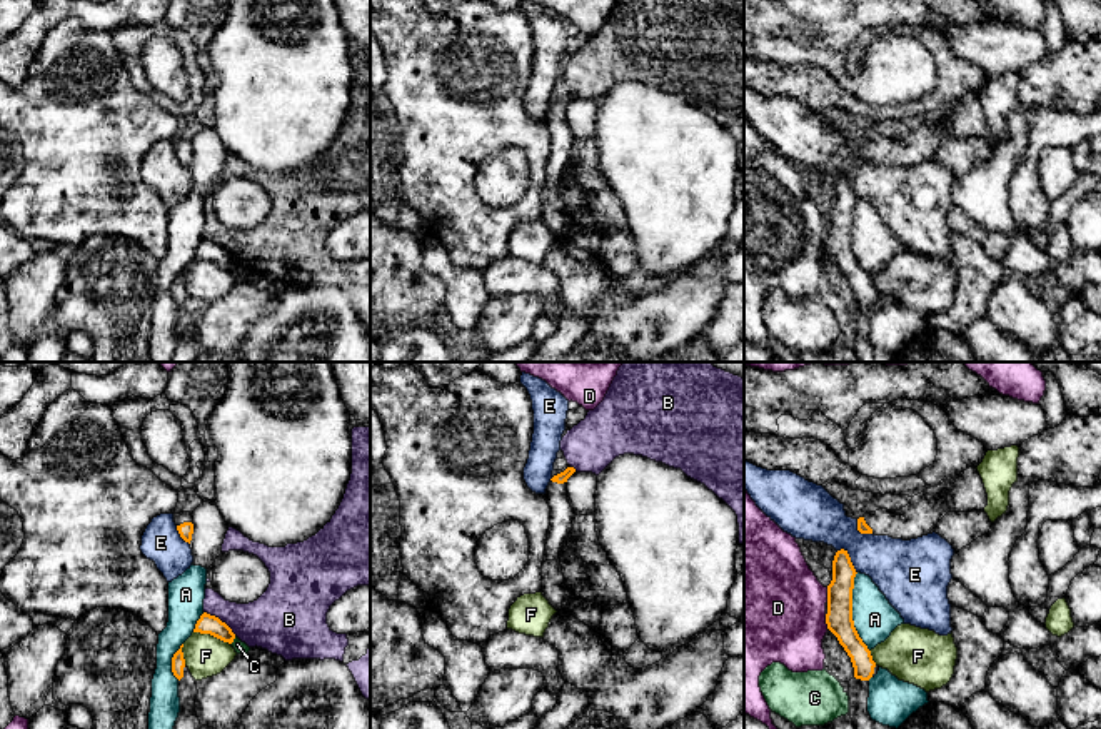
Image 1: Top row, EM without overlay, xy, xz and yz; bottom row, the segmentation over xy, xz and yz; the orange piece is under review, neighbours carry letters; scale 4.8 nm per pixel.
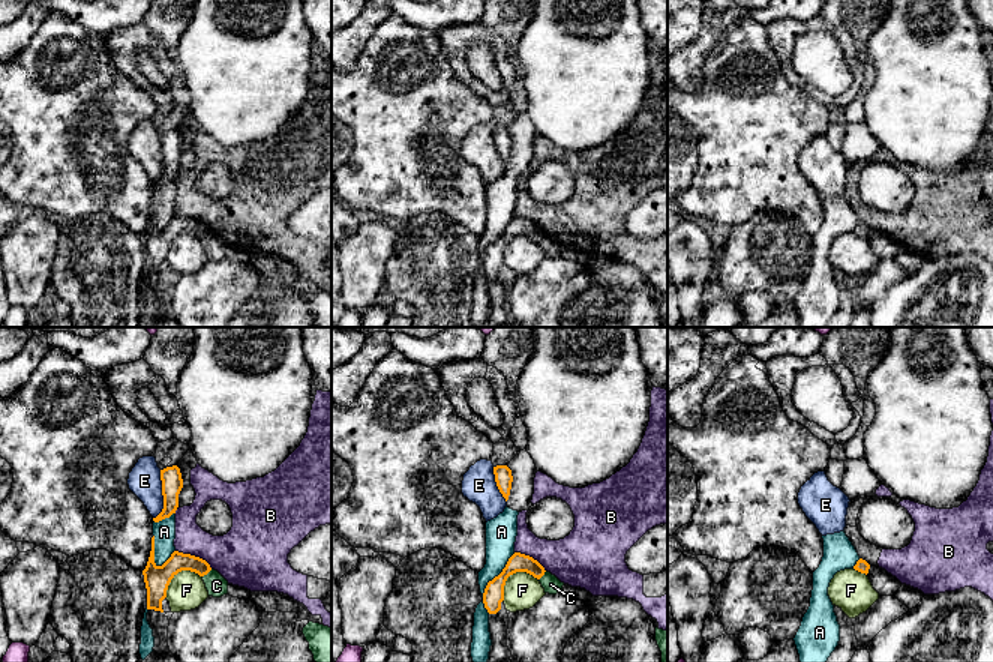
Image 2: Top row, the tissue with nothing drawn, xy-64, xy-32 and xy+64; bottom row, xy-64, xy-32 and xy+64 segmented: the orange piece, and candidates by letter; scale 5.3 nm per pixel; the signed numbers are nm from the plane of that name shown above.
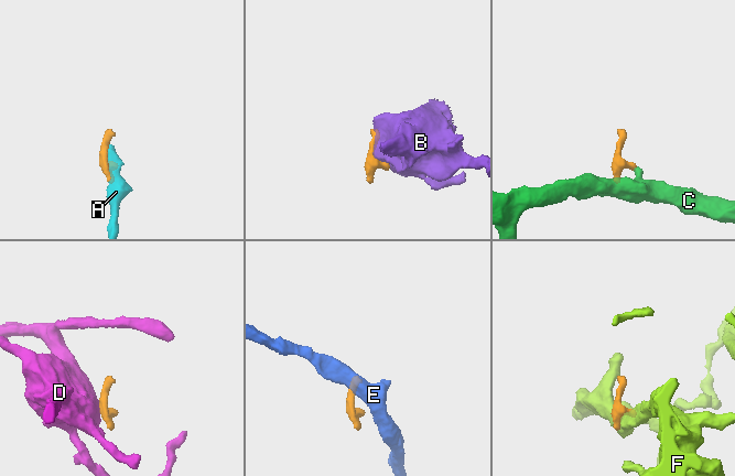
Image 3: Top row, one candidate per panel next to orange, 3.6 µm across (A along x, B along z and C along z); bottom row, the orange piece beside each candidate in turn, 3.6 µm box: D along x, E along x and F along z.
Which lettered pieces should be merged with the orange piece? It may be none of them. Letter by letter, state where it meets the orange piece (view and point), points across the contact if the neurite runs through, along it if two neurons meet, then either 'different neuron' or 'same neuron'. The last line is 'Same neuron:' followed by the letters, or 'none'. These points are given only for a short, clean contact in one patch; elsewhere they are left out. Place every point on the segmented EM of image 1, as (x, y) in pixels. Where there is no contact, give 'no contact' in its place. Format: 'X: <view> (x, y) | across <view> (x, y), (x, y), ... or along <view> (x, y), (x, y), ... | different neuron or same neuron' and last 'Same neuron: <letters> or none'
A: yz (851, 613) | different neuron
B: xy (219, 619) | different neuron
C: xy (232, 641) | along xy (236, 636), (231, 644) | different neuron
D: yz (828, 594) | different neuron
E: yz (849, 559) | along yz (838, 549), (848, 554), (856, 573) | different neuron
F: xy (212, 634) | along xy (194, 631), (212, 634), (229, 644) | different neuron
Same neuron: none

